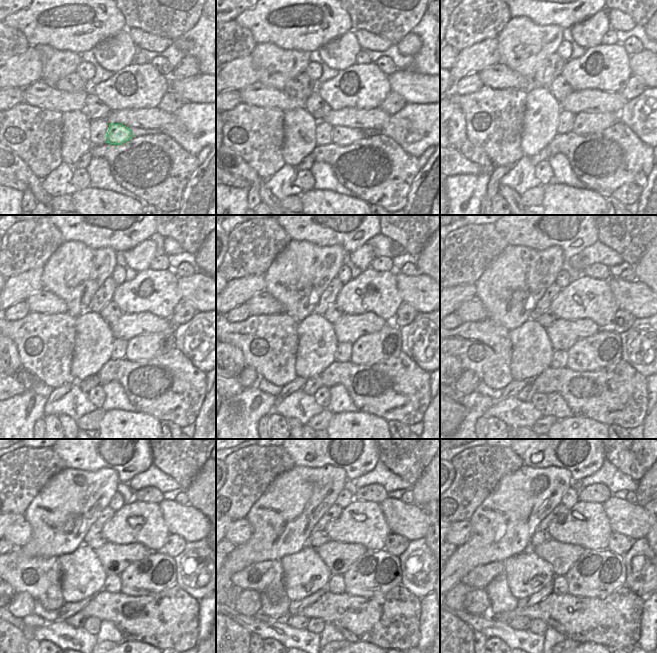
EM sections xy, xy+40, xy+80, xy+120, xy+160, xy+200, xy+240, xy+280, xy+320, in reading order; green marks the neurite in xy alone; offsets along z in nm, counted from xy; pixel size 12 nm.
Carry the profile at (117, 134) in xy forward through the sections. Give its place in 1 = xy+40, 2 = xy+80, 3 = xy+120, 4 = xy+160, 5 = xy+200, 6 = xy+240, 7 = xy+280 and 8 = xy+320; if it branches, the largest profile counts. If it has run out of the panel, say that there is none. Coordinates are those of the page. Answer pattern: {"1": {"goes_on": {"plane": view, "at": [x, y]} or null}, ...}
{"1": {"goes_on": {"plane": "xy+40", "at": [341, 135]}}, "2": {"goes_on": {"plane": "xy+80", "at": [584, 123]}}, "3": {"goes_on": {"plane": "xy+120", "at": [146, 346]}}, "4": {"goes_on": {"plane": "xy+160", "at": [386, 343]}}, "5": {"goes_on": {"plane": "xy+200", "at": [604, 348]}}, "6": {"goes_on": {"plane": "xy+240", "at": [157, 572]}}, "7": {"goes_on": {"plane": "xy+280", "at": [374, 573]}}, "8": {"goes_on": {"plane": "xy+320", "at": [597, 573]}}}

